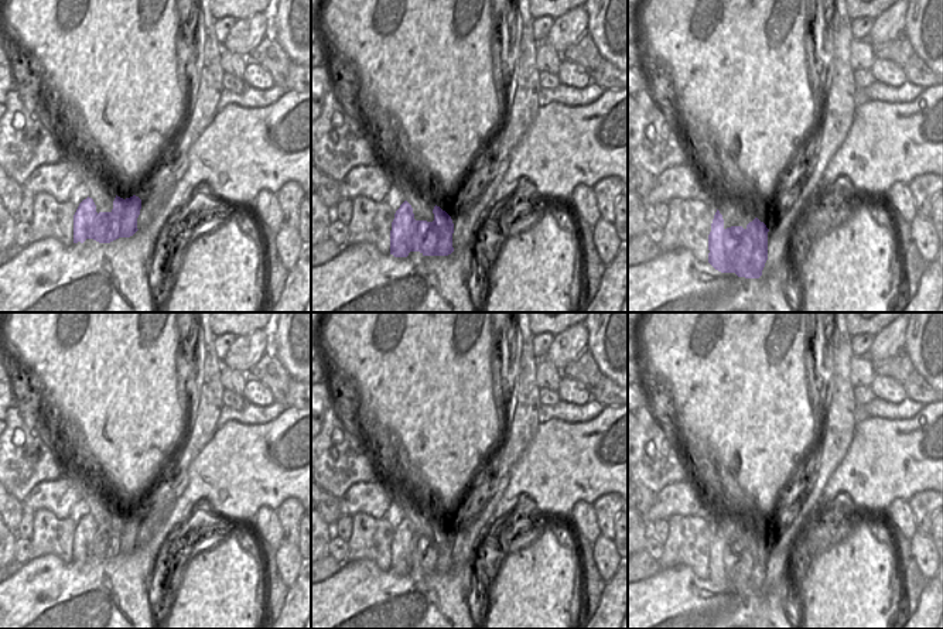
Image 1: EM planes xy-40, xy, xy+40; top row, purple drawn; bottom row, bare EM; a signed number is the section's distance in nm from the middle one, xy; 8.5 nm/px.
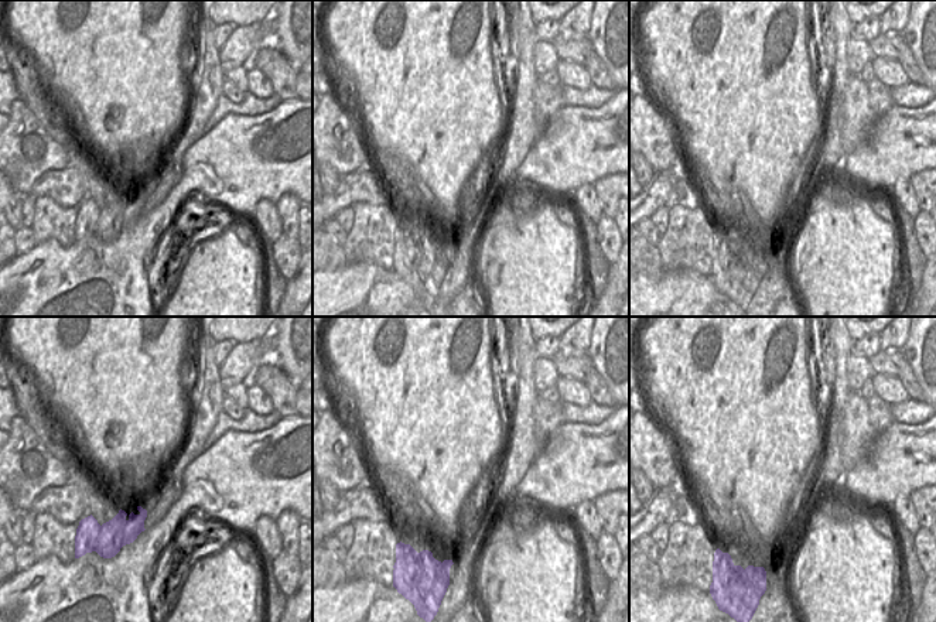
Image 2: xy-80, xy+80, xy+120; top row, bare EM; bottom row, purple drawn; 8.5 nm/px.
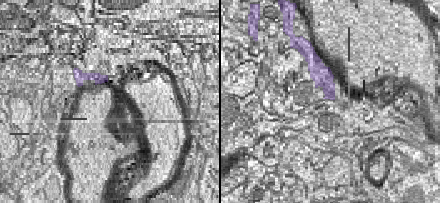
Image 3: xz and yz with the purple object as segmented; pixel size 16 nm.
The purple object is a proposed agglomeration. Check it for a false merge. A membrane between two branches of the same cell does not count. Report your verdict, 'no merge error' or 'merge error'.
merge error

